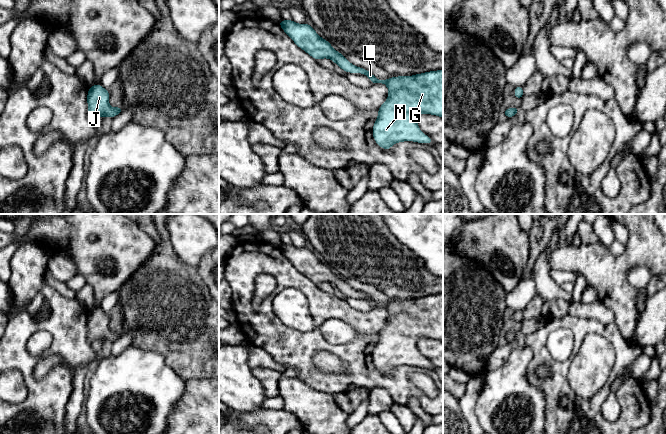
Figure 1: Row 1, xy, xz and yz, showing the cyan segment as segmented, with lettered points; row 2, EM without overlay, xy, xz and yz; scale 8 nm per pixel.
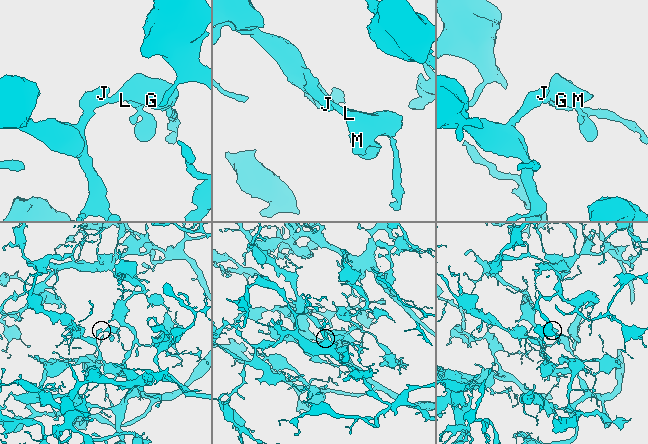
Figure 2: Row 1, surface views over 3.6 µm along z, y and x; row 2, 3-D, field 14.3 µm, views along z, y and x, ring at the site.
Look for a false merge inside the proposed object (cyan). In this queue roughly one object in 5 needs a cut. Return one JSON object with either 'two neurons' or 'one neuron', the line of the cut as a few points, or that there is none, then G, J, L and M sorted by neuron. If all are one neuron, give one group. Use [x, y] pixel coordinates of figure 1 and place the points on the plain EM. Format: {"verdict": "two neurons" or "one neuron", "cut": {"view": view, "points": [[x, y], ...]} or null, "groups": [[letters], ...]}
{"verdict": "one neuron", "cut": null, "groups": [["G", "J", "L", "M"]]}

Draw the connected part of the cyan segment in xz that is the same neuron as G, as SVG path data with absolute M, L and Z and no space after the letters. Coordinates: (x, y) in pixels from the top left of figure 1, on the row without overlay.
M281 244L283 255L293 266L314 283L328 282L344 296L366 299L375 308L385 308L389 314L386 325L378 333L378 341L372 357L375 366L384 374L405 365L432 368L418 350L420 338L443 342L443 293L411 300L390 301L379 304L369 294L357 291L321 262L309 248L293 244Z

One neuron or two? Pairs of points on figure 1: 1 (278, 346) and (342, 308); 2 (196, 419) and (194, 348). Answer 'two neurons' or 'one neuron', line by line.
1: one neuron
2: two neurons

